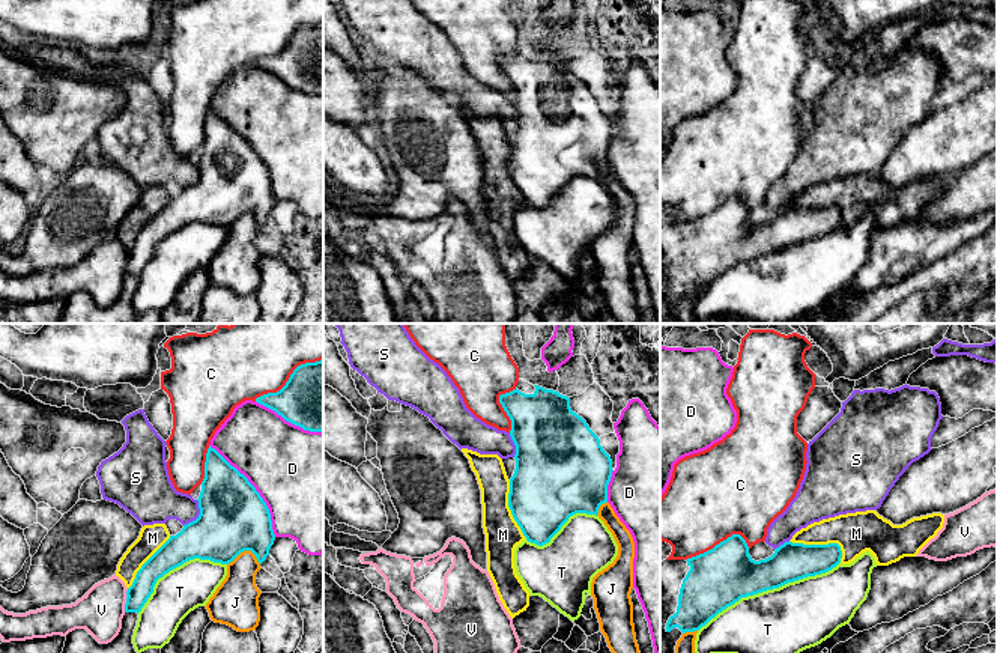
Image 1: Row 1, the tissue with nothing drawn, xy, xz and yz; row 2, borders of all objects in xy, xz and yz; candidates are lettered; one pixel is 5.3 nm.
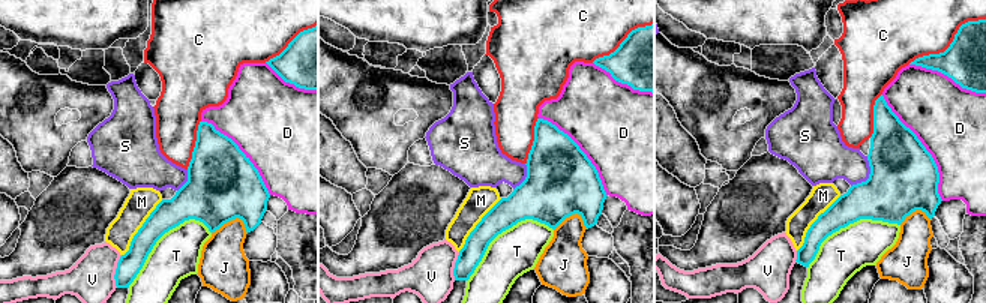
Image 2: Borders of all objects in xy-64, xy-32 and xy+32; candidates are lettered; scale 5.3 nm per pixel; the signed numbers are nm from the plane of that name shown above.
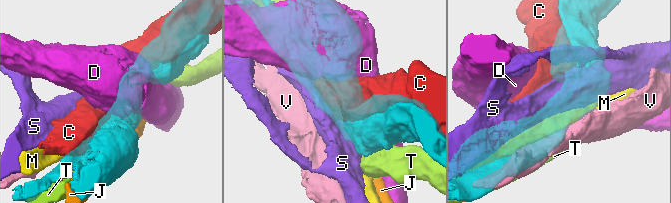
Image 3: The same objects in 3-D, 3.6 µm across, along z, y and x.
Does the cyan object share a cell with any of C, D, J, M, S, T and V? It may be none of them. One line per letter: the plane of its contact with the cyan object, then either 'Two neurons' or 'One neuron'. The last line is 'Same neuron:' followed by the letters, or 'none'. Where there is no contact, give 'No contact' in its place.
C: Touches cyan in xy. Two neurons
D: Touches cyan in xy. Two neurons
J: Touches cyan in xy. Two neurons
M: Touches cyan in yz. Two neurons
S: Touches cyan in xy. Two neurons
T: Touches cyan in yz. Two neurons
V: Touches cyan in xy. Two neurons
Same neuron: none

